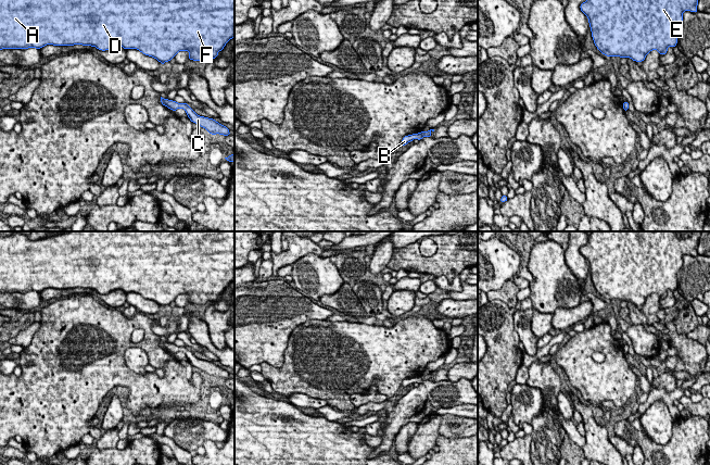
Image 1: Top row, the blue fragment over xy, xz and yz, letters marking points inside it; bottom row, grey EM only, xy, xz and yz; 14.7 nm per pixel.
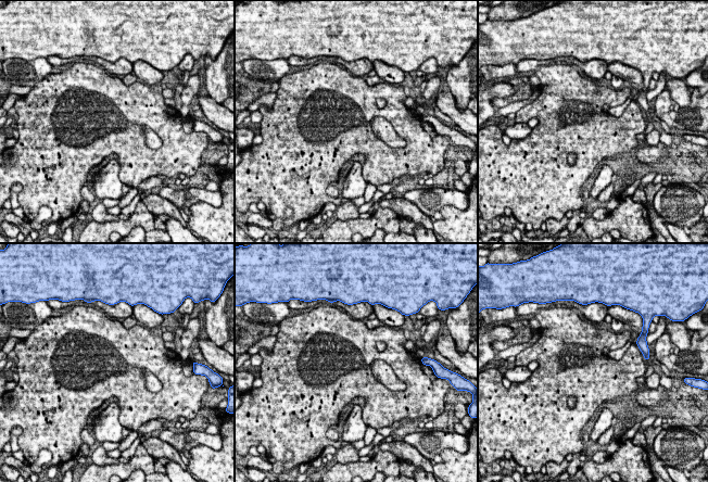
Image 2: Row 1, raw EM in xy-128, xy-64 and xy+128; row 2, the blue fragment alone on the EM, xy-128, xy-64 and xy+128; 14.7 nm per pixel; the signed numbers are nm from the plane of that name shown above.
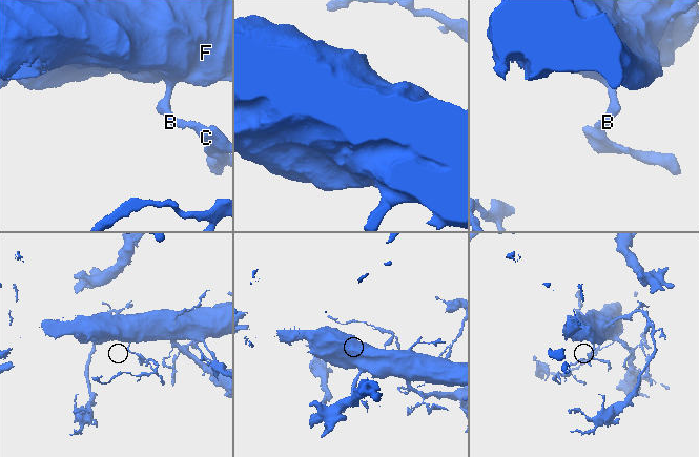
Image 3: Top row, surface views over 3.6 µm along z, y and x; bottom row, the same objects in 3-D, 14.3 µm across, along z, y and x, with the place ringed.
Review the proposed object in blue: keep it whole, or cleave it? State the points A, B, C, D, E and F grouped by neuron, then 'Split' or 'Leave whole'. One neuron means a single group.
Groups: A B C D E F. Leave whole

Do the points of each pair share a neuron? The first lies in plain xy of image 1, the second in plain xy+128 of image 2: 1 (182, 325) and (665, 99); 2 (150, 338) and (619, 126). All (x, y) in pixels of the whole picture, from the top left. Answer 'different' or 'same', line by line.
1: same
2: same

